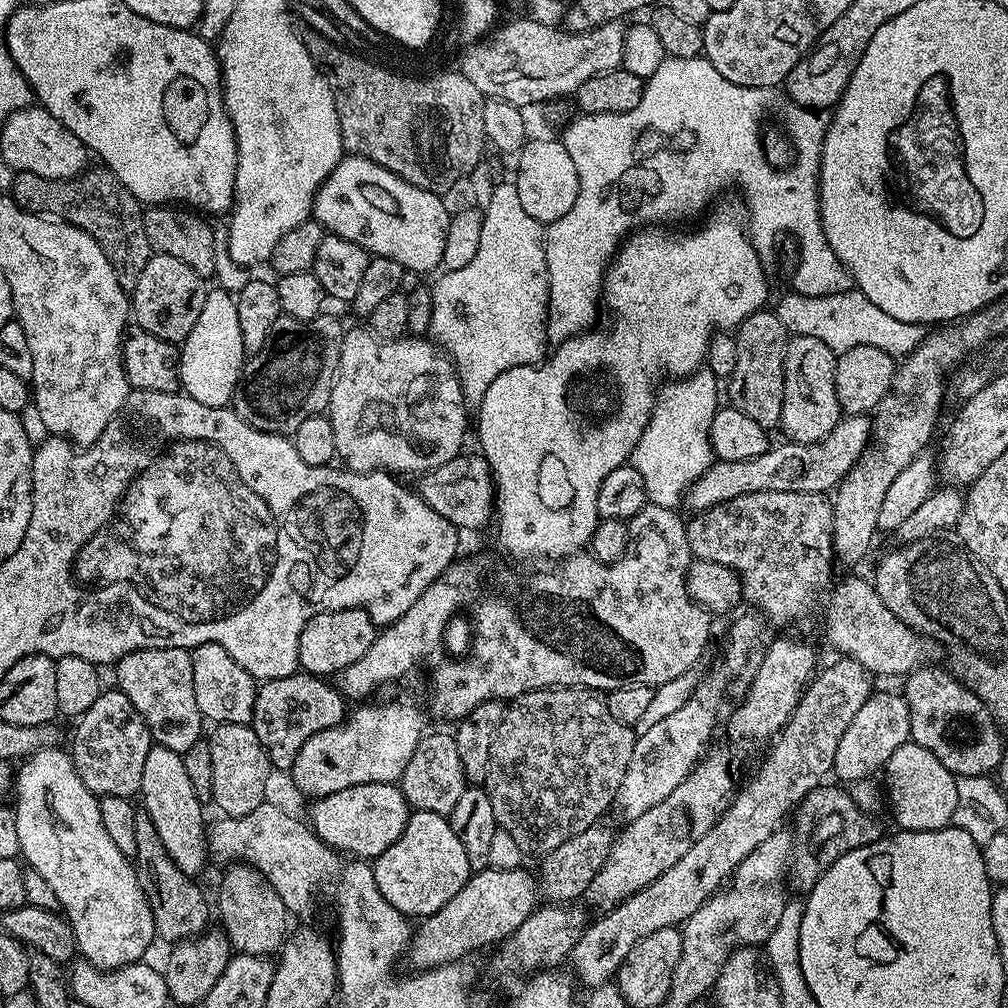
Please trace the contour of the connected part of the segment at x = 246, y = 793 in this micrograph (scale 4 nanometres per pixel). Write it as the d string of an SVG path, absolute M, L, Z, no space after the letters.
M218 724L211 729L212 736L207 737L210 746L210 759L214 766L214 786L212 800L221 808L225 817L245 816L250 810L258 810L260 804L265 803L268 792L268 772L270 765L266 750L262 750L262 742L258 742L258 734L247 724Z

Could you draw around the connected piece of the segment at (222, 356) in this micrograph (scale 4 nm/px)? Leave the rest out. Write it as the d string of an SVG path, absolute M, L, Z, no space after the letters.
M222 288L209 289L206 302L198 314L198 321L190 334L181 343L180 349L181 389L201 402L202 405L225 407L232 401L237 383L246 363L241 326L238 325L238 310L235 297Z

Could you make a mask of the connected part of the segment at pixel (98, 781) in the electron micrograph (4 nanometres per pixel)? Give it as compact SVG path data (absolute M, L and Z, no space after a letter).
M119 690L111 691L101 691L98 702L94 702L94 706L90 706L90 710L83 712L75 721L76 733L72 736L70 755L78 770L78 778L82 778L82 782L96 797L117 796L128 800L132 795L135 797L139 793L142 786L142 770L146 766L146 754L150 754L154 741L142 714L138 714L130 698L126 698L126 694Z

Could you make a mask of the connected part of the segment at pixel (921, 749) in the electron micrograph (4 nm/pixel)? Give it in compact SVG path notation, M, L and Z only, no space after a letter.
M911 742L898 746L894 754L890 754L890 762L882 769L882 780L886 785L886 800L892 806L892 816L896 819L895 827L906 832L933 832L952 824L954 810L958 806L958 786L956 775L926 746L918 746Z

